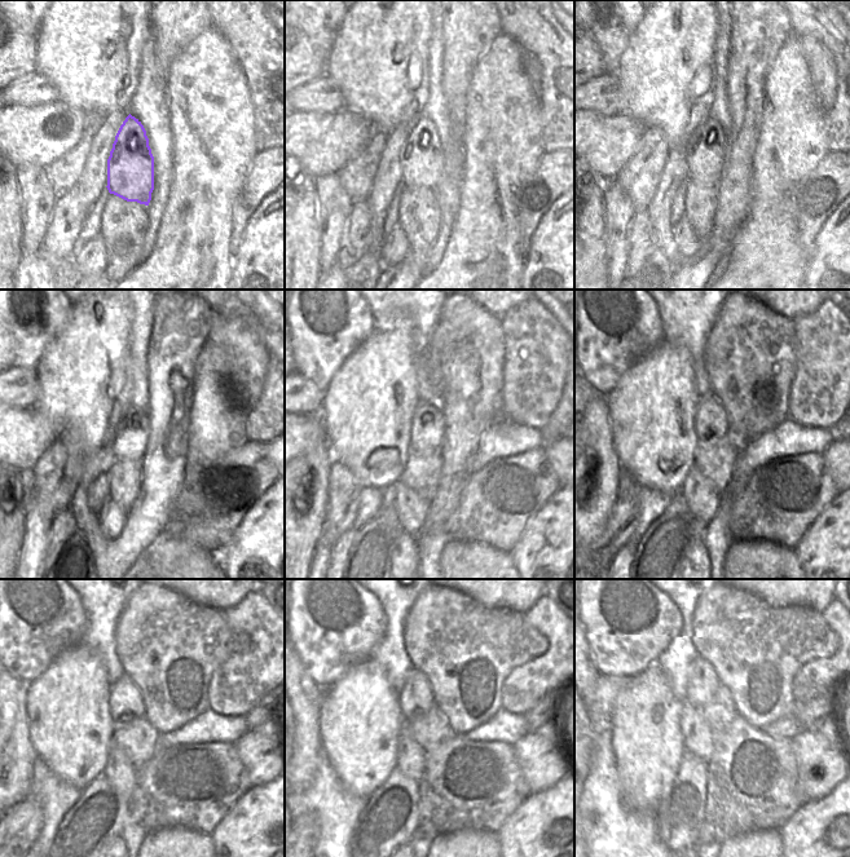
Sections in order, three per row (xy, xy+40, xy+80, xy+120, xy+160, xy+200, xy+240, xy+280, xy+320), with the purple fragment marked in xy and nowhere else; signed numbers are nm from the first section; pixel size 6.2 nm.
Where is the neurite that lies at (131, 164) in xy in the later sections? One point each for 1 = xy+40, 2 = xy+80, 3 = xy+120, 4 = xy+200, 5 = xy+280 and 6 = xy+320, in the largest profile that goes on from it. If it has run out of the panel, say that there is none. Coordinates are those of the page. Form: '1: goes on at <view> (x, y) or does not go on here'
1: goes on at xy+40 (421, 158)
2: goes on at xy+80 (708, 151)
3: goes on at xy+120 (132, 437)
4: goes on at xy+200 (710, 423)
5: goes on at xy+280 (415, 698)
6: goes on at xy+320 (703, 684)

